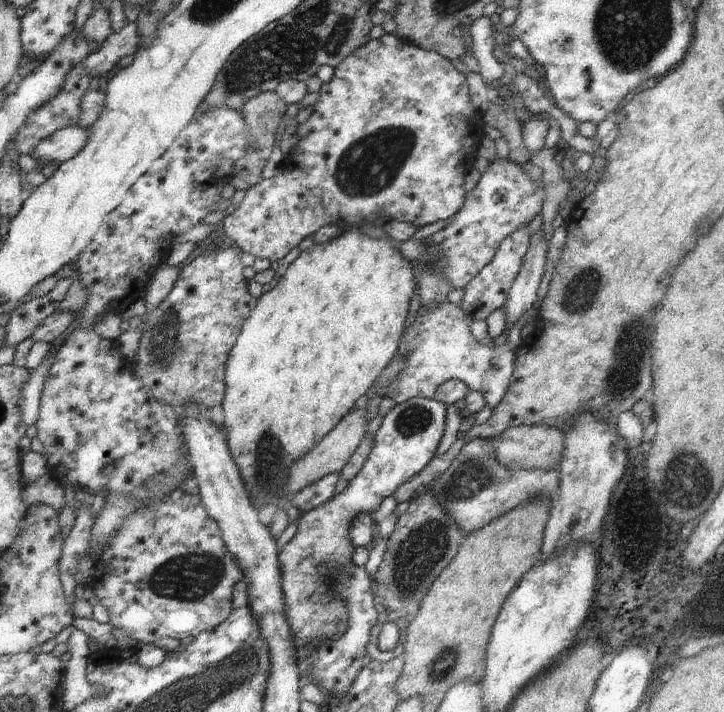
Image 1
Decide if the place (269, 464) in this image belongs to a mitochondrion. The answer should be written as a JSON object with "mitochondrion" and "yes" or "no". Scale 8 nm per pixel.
{"mitochondrion":"yes"}

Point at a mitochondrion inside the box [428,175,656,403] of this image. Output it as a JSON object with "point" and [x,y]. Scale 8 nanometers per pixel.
{"point":[583,287]}

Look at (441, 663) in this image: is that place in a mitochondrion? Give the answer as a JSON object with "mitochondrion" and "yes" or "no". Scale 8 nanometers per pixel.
{"mitochondrion":"yes"}

